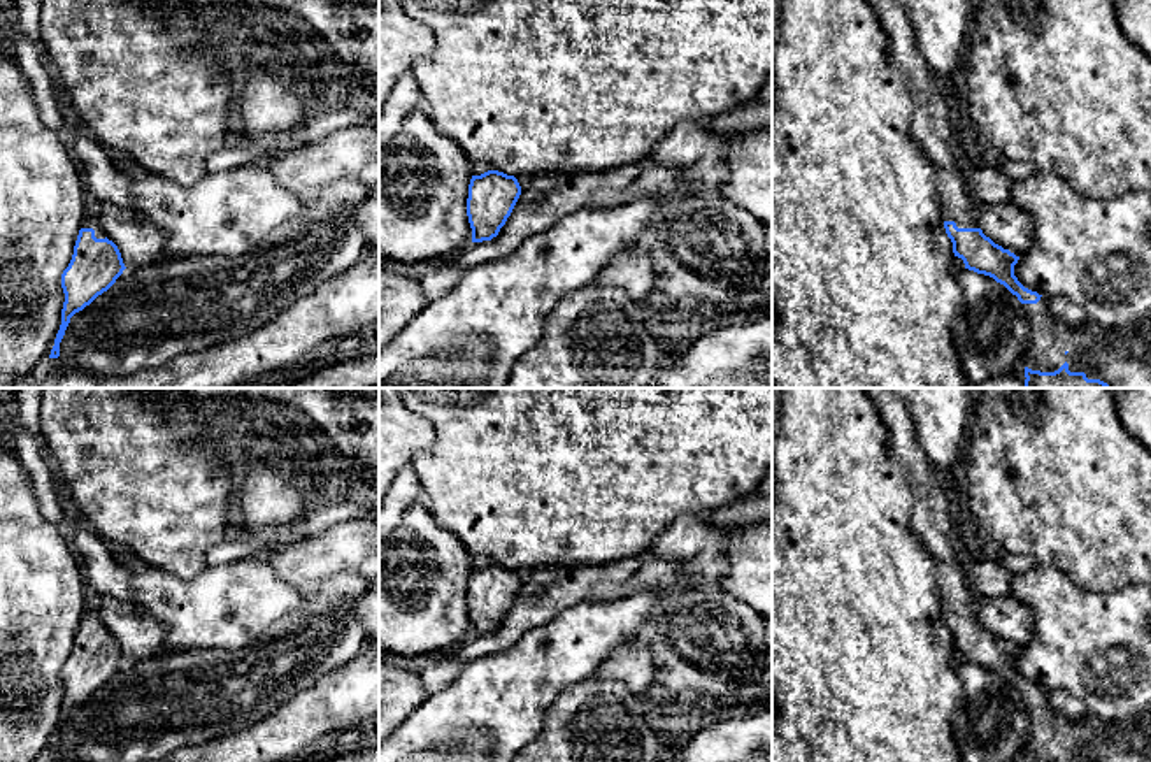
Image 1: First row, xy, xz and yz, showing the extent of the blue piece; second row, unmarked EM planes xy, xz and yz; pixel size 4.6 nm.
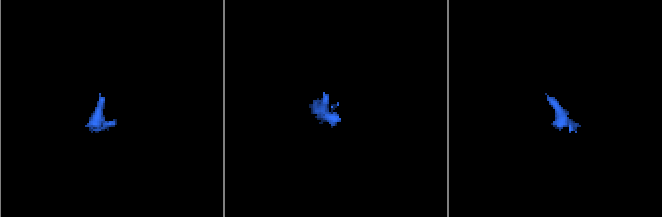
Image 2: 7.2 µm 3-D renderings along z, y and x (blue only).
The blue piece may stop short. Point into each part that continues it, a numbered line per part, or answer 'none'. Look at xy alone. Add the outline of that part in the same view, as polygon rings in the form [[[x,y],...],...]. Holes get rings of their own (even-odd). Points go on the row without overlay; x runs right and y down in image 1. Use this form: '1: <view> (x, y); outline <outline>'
1: xy (90, 615); outline [[[86,609],[86,613],[82,615],[82,622],[93,622],[97,632],[105,632],[105,630],[107,630],[107,627],[105,627],[105,623],[100,620],[97,609]]]

